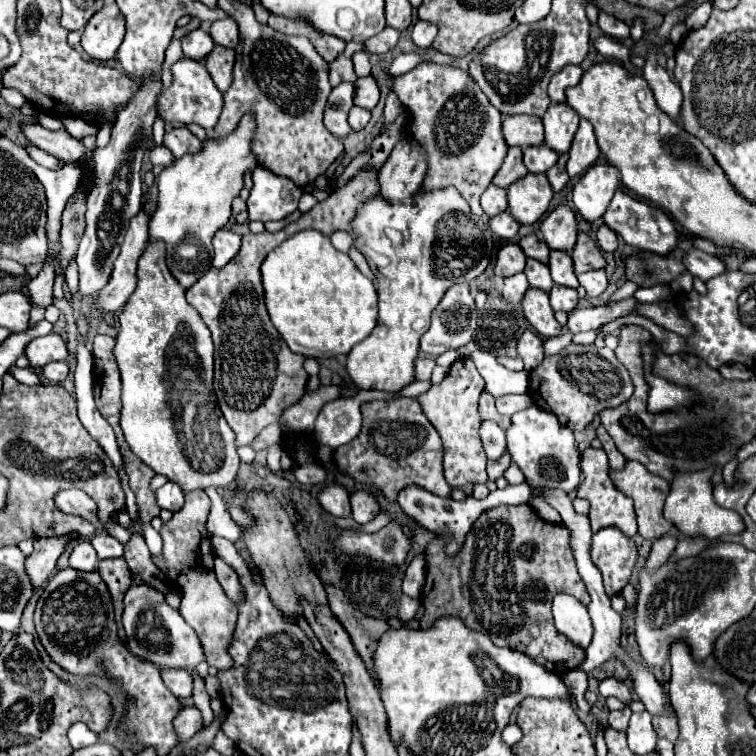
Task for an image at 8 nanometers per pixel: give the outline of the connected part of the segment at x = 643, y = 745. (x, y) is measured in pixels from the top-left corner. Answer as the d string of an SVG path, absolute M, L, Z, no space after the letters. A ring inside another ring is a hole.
M649 711L631 715L629 729L627 729L627 743L629 743L629 749L633 753L639 753L639 755L655 751L657 735L655 735L655 729L651 725L651 713Z

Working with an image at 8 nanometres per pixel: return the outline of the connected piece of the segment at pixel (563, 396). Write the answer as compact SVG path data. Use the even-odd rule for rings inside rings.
M571 343L559 353L545 357L545 361L531 371L527 393L539 409L557 417L567 417L567 427L571 431L583 431L603 409L627 401L633 395L633 383L627 369L611 349Z

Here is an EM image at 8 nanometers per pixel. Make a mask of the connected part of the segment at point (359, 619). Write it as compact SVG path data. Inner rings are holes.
M327 585L327 597L329 597L329 607L333 611L333 615L339 619L339 623L343 625L343 629L349 633L355 651L359 653L359 657L363 659L369 675L373 677L373 683L379 687L379 679L375 675L373 669L373 653L377 647L377 641L381 639L381 635L385 631L389 631L389 623L381 621L381 619L373 619L363 615L361 611L357 611L343 595L343 591Z

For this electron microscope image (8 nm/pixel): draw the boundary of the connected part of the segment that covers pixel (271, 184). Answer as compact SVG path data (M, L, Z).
M265 167L253 171L253 189L247 199L249 221L279 221L297 209L303 189L291 179L275 175Z

